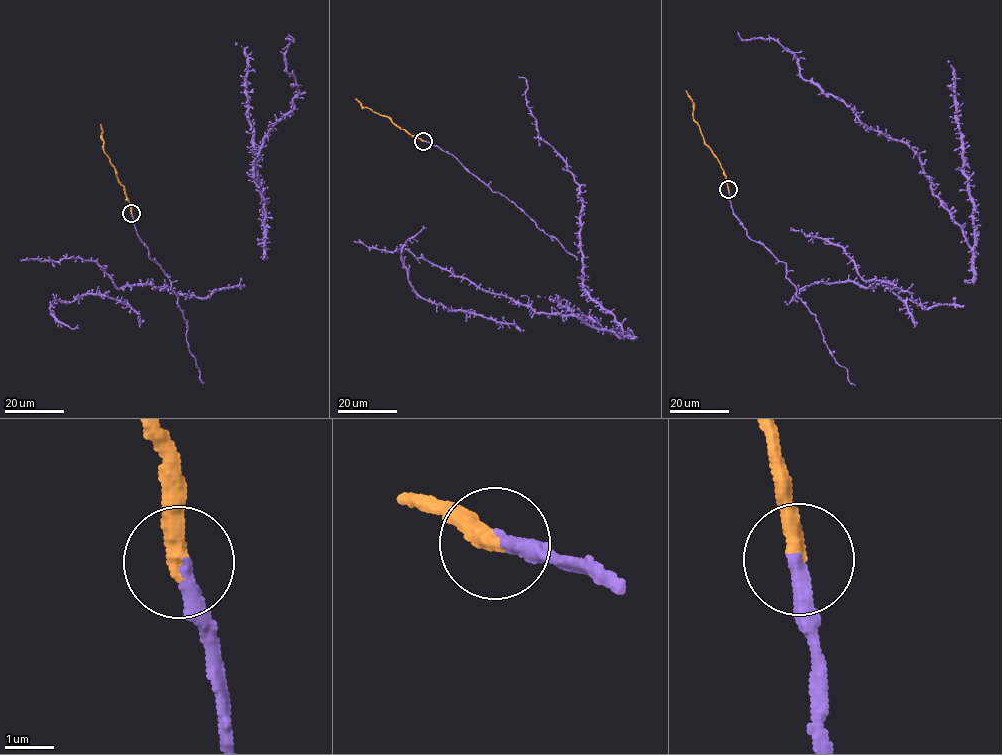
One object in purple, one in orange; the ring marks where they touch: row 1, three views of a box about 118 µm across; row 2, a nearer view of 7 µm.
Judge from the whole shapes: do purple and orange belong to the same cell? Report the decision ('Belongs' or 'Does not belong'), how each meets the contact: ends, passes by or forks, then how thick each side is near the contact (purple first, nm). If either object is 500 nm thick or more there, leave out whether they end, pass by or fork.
Belongs. At the ring purple ends. At the ring orange ends. Thickness 320 nm (purple) against 360 nm

